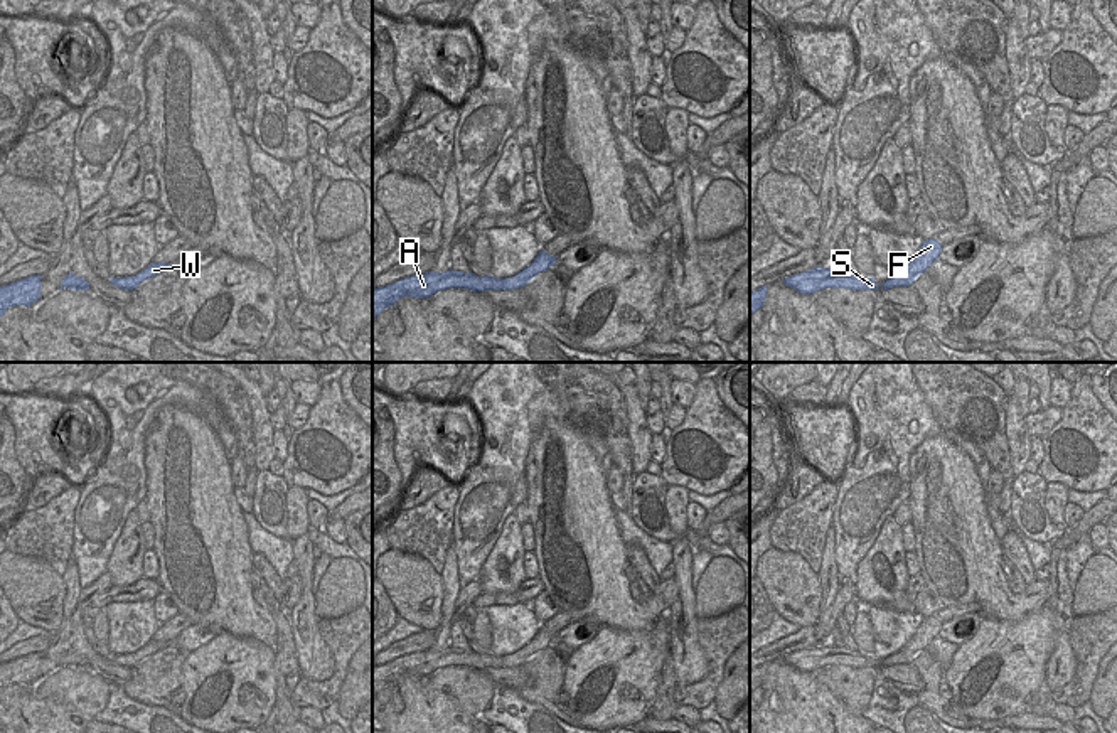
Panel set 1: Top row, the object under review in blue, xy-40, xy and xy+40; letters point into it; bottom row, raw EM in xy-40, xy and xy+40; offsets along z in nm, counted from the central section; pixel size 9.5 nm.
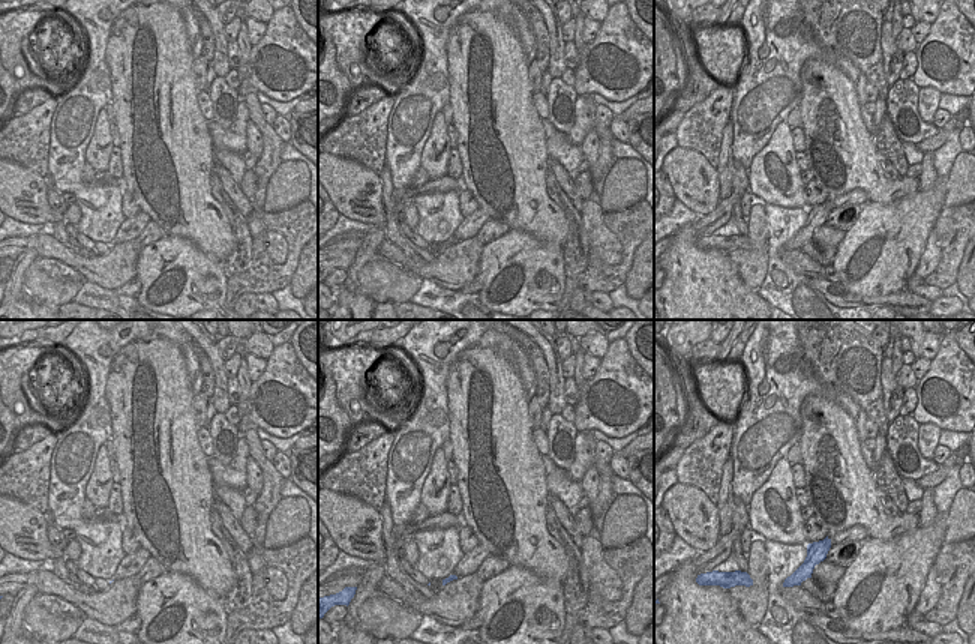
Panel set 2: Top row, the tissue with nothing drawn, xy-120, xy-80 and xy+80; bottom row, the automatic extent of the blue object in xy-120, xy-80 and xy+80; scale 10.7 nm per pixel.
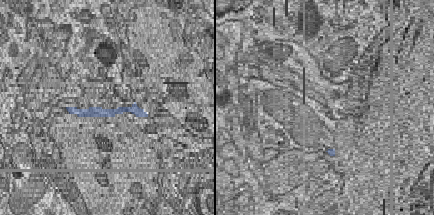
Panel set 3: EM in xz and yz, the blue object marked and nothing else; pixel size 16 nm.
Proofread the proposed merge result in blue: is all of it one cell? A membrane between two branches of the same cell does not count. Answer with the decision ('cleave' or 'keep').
keep

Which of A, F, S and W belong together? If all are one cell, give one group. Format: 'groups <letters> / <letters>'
groups A F S W

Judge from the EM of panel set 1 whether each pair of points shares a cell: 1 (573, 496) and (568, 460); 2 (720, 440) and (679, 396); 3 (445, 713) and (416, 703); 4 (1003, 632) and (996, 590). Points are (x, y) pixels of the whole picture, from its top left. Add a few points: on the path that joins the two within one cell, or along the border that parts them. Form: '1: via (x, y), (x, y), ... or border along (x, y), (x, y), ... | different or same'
1: via (568, 487), (568, 469) | same
2: border along (696, 385), (693, 401), (686, 408) | different
3: via (438, 713), (427, 713), (423, 710) | same
4: border along (1040, 609), (1018, 620), (983, 617) | different

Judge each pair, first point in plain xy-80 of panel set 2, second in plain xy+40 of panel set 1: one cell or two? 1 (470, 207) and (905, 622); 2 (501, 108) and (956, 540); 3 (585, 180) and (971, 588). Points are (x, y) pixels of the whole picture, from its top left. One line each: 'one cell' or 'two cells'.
1: two cells
2: one cell
3: one cell

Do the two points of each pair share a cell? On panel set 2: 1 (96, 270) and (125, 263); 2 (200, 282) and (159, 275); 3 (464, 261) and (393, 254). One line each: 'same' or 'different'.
1: same
2: same
3: same

